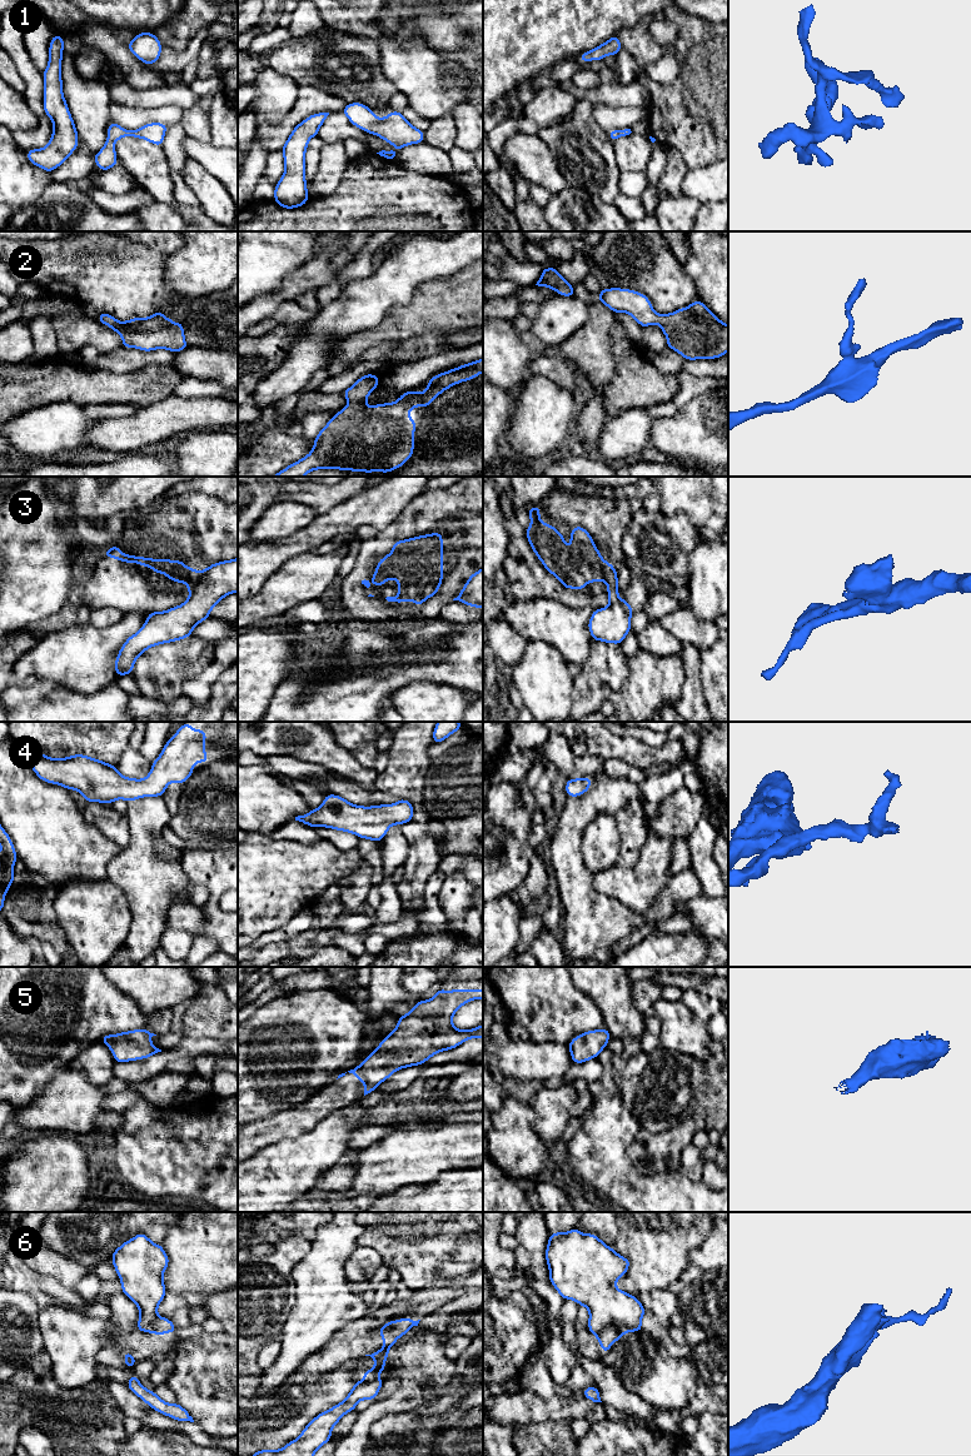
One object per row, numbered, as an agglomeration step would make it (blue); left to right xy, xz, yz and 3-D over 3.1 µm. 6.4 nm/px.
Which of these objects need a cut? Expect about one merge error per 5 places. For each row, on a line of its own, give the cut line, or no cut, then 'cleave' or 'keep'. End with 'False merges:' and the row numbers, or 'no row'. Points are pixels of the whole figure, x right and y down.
1: no cut | keep
2: no cut | keep
3: xy (154, 566), (173, 576), (187, 574), (194, 582), (194, 587) | cleave
4: no cut | keep
5: no cut | keep
6: yz (620, 1330), (607, 1325), (592, 1332) | cleave
False merges: 3, 6

